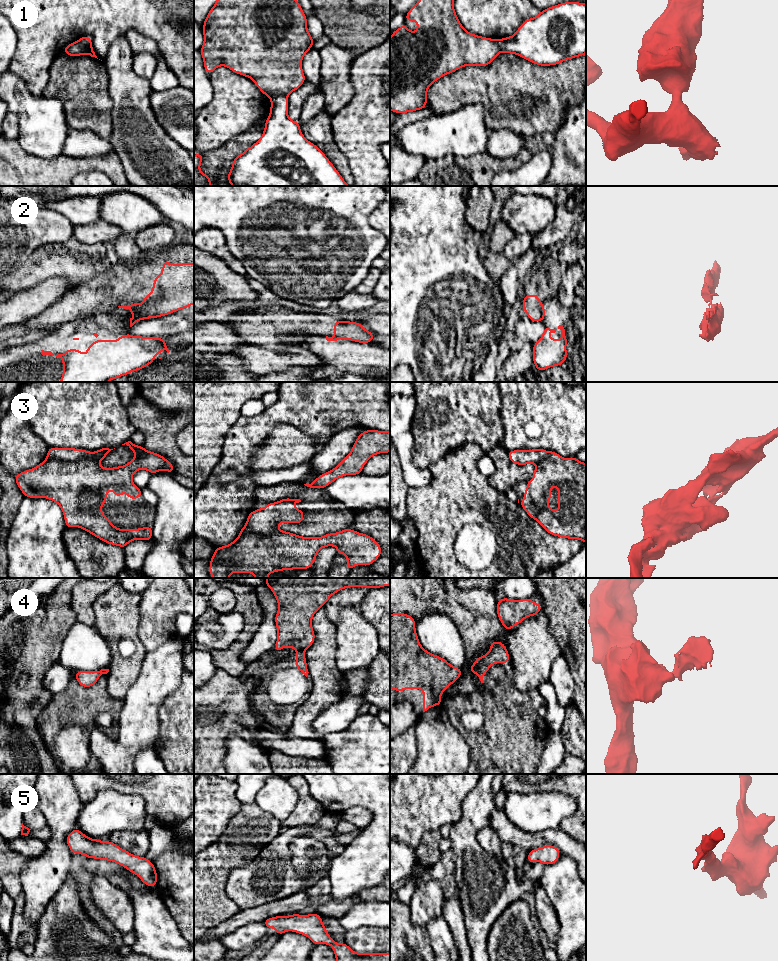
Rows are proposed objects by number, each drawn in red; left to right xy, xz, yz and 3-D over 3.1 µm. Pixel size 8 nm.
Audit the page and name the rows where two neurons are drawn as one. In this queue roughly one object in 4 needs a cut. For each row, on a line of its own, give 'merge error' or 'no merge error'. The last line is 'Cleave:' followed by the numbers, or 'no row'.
1: merge error
2: merge error
3: no merge error
4: merge error
5: no merge error
Cleave: 1, 2, 4

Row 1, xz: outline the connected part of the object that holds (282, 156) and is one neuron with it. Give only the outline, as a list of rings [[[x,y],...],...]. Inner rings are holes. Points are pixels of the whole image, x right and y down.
[[[286,95],[271,99],[261,138],[233,159],[227,180],[232,186],[350,186],[326,155],[303,136],[300,124],[288,117]]]

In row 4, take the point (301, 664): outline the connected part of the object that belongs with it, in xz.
[[[298,650],[295,652],[296,654],[296,669],[301,671],[306,677],[308,676],[307,662],[305,658],[305,651]]]

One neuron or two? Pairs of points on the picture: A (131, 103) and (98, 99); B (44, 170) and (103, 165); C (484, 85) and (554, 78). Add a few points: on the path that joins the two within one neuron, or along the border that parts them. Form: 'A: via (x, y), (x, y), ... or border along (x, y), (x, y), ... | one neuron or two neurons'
A: border along (108, 78), (108, 93), (112, 100), (112, 124) | two neurons
B: via (59, 170), (69, 166), (88, 165) | one neuron
C: via (501, 84), (537, 84) | one neuron

